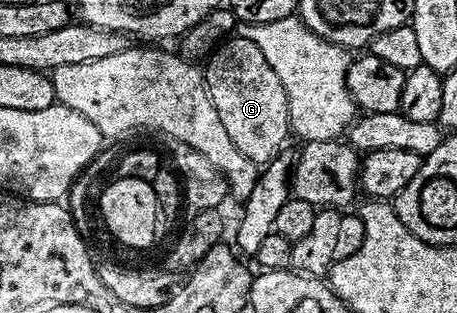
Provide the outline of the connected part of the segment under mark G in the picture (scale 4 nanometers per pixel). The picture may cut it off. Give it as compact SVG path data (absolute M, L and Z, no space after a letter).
M237 35L223 40L220 45L204 61L206 90L212 99L212 107L216 107L216 115L220 115L220 123L228 130L232 143L236 143L236 151L252 163L260 167L269 165L273 157L278 156L287 144L286 133L291 132L290 112L288 111L288 95L284 95L284 83L280 83L280 75L272 71L268 59L264 59L264 51L256 47L248 39Z

